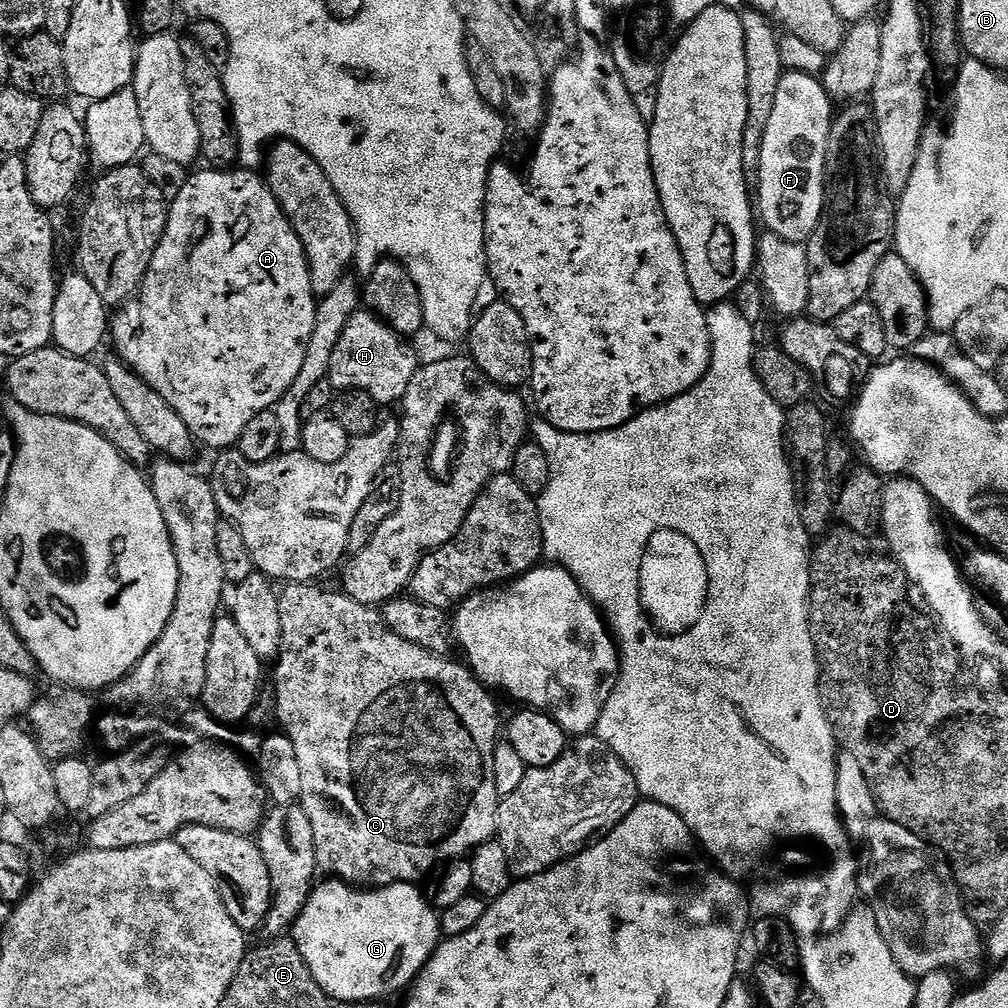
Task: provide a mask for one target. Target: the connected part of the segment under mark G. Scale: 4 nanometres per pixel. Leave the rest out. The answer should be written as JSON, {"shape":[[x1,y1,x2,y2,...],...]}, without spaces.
{"shape":[[335,878,325,879,313,887,310,898,290,933,295,940,310,974,333,1001,345,1000,354,1006,363,1000,383,1001,383,996,396,996,411,989,426,962,441,943,440,917,429,897,419,892,416,884,387,884,385,888,361,890]]}

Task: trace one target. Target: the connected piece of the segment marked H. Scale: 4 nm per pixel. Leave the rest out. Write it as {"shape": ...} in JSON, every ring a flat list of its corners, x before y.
{"shape":[[361,310,353,314,350,322,346,322,346,330,342,330,342,338,338,338,338,346,334,348,334,358,330,358,330,370,327,380,338,390,355,390,370,394,377,404,387,406,403,401,406,386,410,386,410,378,419,370,422,363,421,357,416,357,416,352,411,348,409,341,399,336,395,329,385,324,375,312]]}

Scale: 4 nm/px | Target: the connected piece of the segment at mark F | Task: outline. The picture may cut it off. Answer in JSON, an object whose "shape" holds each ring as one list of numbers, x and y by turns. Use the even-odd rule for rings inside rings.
{"shape":[[785,71,784,77,778,82,778,102,774,102,774,114,770,114,770,126,766,128,766,138,762,144,760,151,760,171,758,179,760,179,760,196,758,192,758,216,762,221,763,227,769,232,778,234,787,240,797,242,807,242,812,238,813,230,820,225,820,216,824,213,826,203,826,173,828,170,828,143,830,142,830,130,832,129,832,121,834,119,834,101,828,96,828,91,823,83,815,75,810,73]]}

